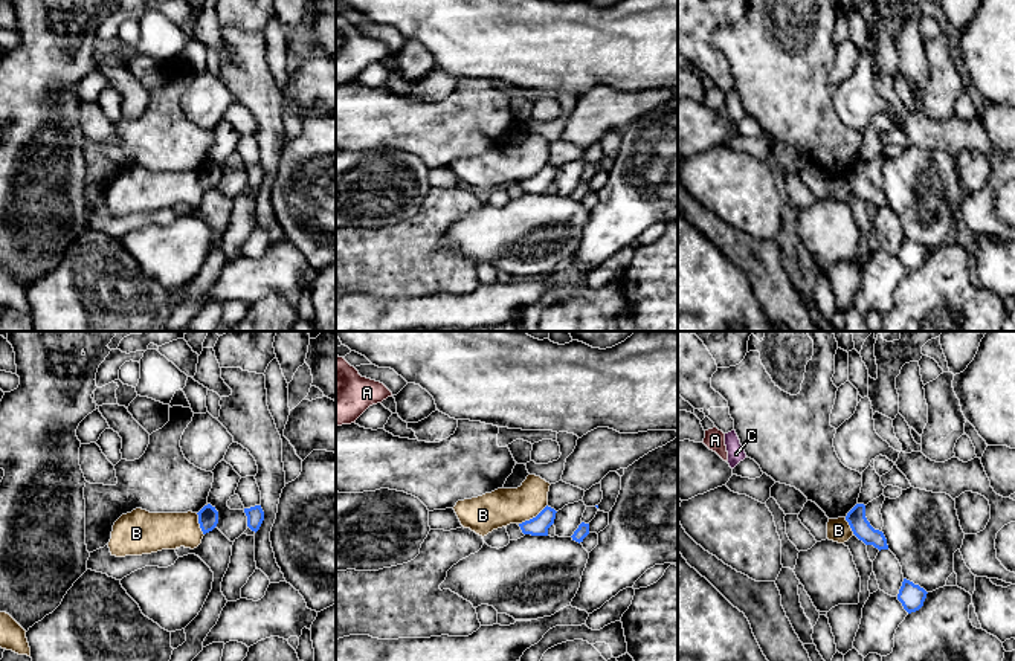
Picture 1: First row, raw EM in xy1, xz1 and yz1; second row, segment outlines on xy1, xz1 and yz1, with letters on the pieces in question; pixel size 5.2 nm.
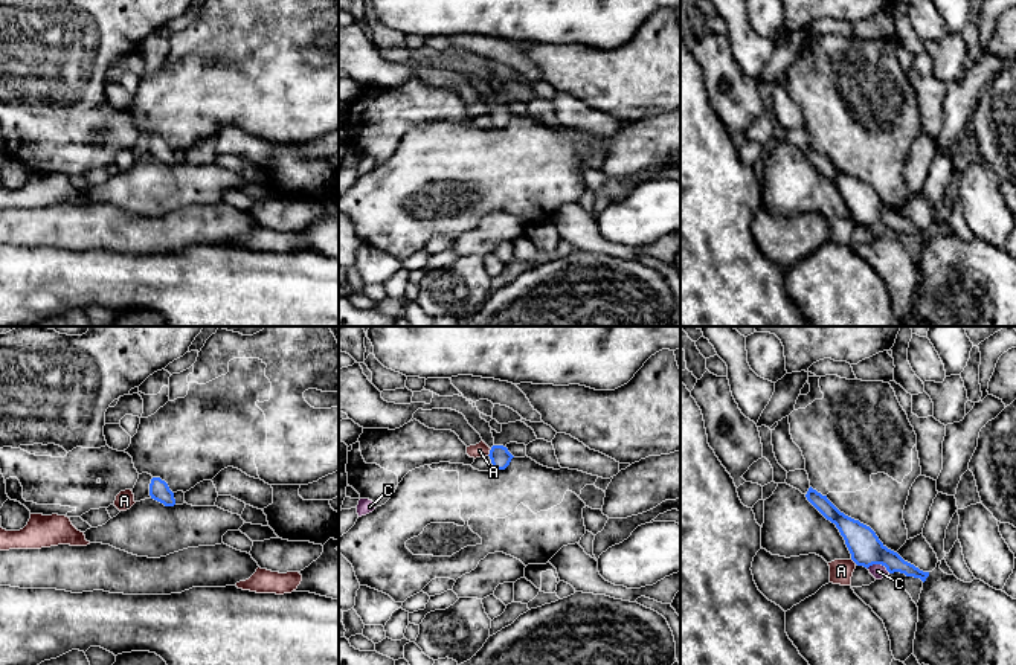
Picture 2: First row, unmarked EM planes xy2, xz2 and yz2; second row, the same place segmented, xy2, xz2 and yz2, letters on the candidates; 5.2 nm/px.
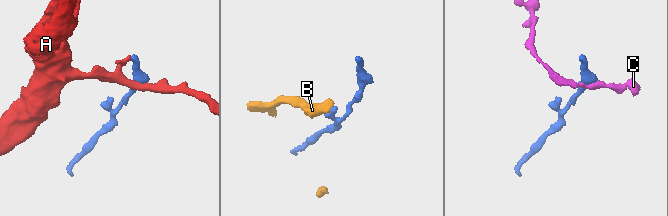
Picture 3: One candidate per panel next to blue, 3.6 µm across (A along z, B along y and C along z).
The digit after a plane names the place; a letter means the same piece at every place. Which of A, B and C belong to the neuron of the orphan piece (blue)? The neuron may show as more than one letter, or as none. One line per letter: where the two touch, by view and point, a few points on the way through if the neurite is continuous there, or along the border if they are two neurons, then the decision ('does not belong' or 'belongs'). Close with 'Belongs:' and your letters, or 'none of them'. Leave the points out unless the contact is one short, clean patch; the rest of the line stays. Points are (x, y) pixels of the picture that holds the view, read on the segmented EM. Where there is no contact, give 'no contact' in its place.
A: xz2 (490, 452) | does not belong
B: xz1 (533, 518) | along xz1 (547, 504), (534, 516), (519, 524) | does not belong
C: yz2 (879, 563) | along yz2 (867, 568), (882, 565), (890, 572) | does not belong
Belongs: none of them

